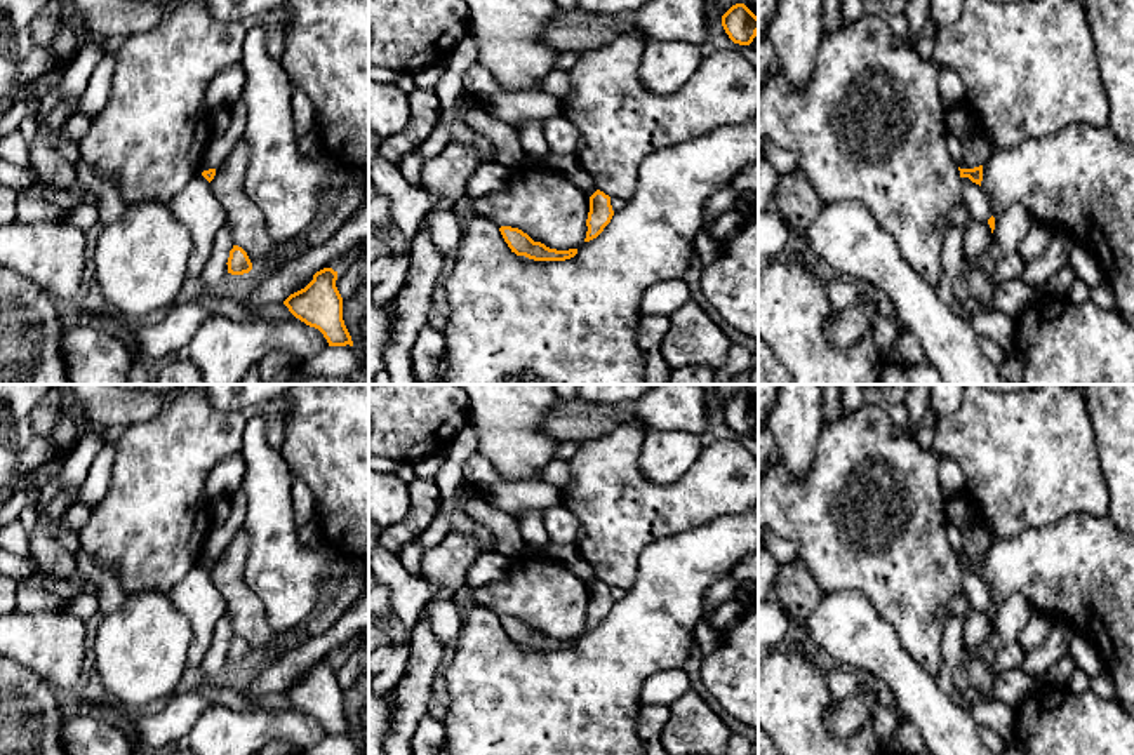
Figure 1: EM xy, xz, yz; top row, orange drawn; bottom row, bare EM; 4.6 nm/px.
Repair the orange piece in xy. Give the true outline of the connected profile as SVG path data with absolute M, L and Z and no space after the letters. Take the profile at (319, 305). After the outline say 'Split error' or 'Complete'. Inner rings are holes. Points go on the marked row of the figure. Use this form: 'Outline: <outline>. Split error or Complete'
Outline: M324 268L301 291L290 294L284 304L310 327L318 329L329 346L353 346L343 320L343 297L336 287L337 271Z. Complete

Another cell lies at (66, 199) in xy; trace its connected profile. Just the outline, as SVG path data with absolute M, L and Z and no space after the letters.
M42 181L31 184L24 191L38 195L43 200L47 200L50 204L56 204L56 205L61 205L66 210L73 209L73 207L77 207L80 204L96 205L96 198L90 193L87 193L87 191L75 193L73 190L57 190L57 188L52 188L52 186L45 184L45 183L42 183Z

